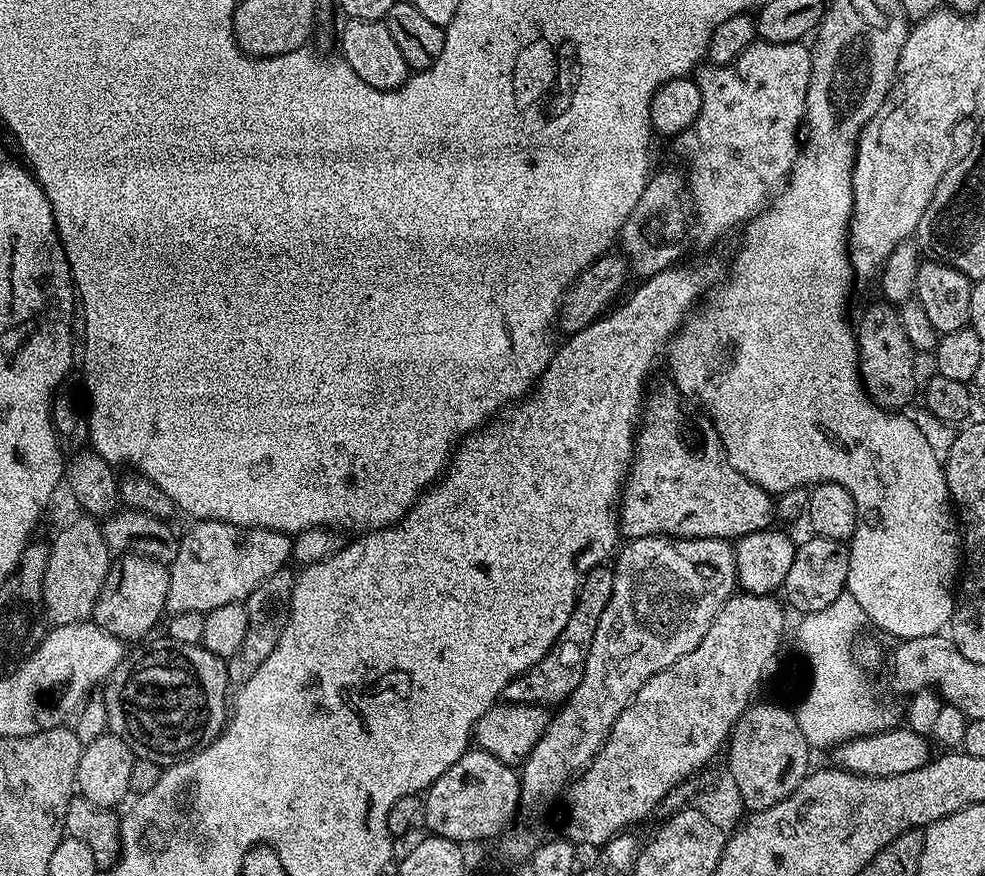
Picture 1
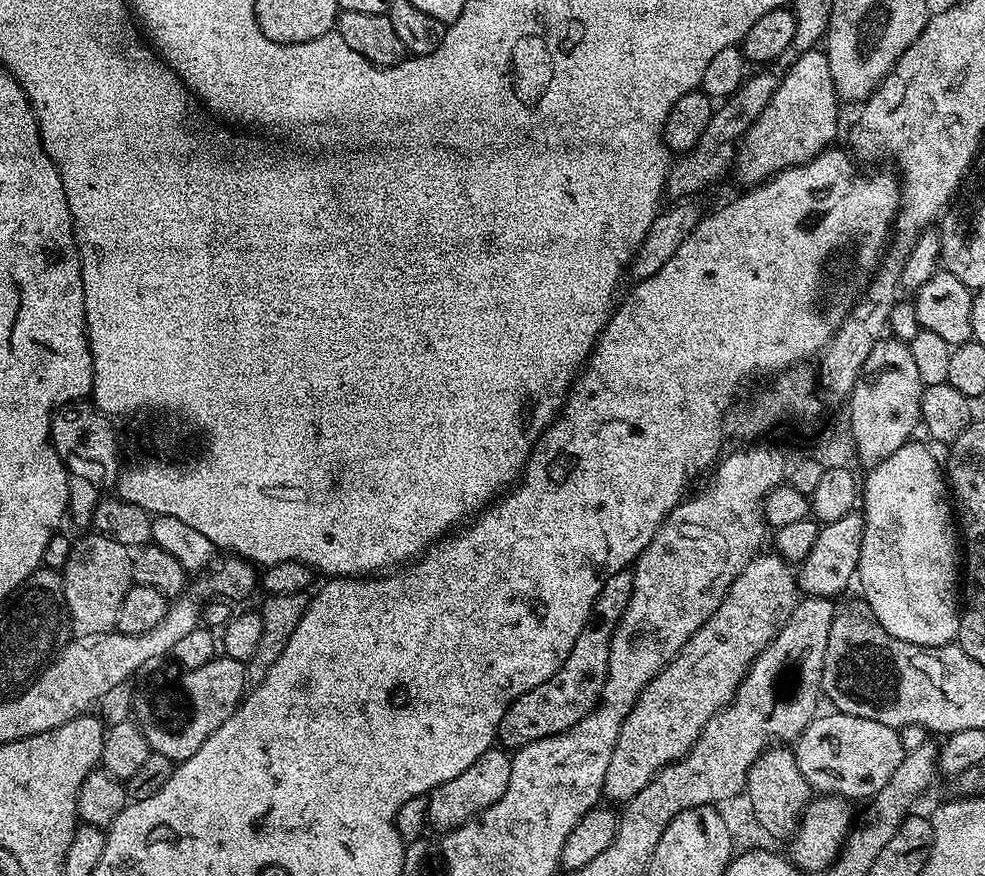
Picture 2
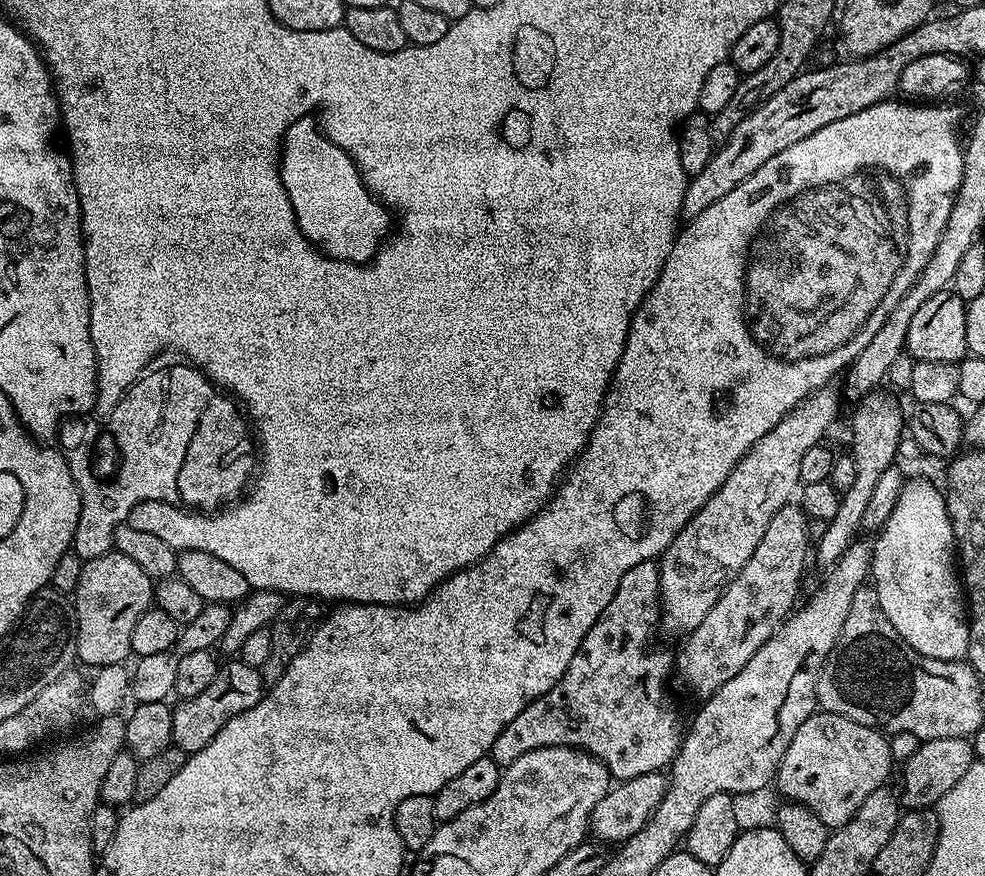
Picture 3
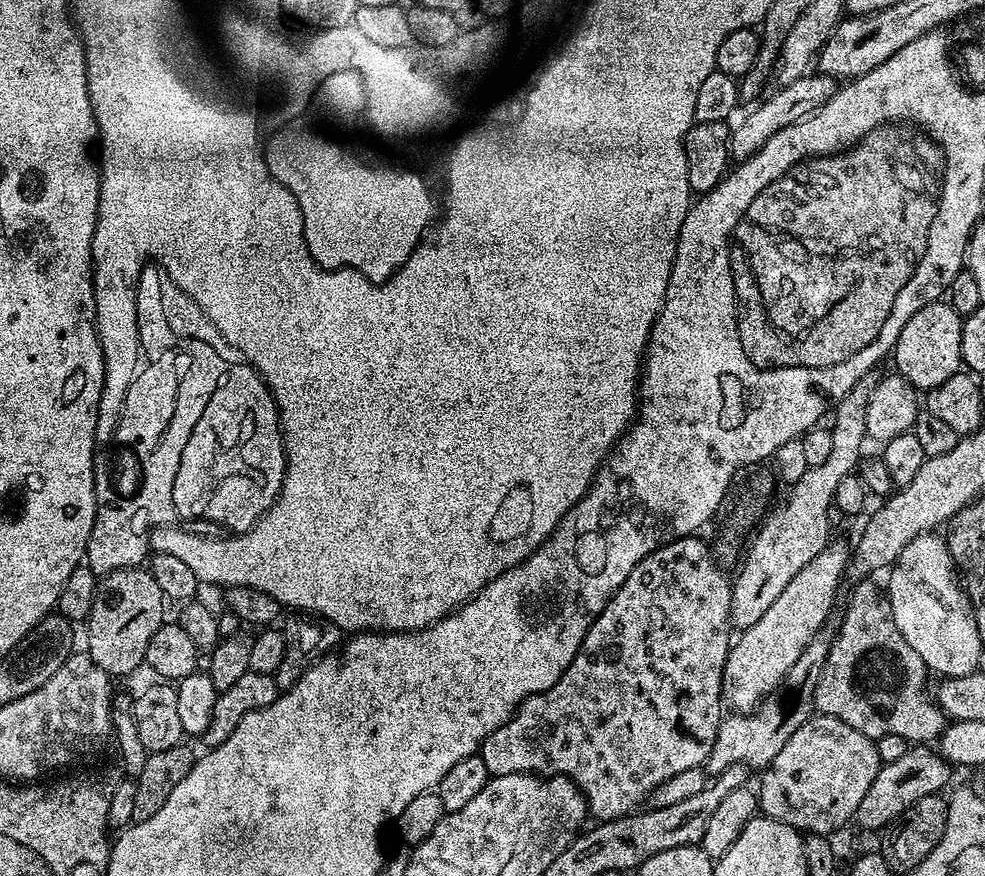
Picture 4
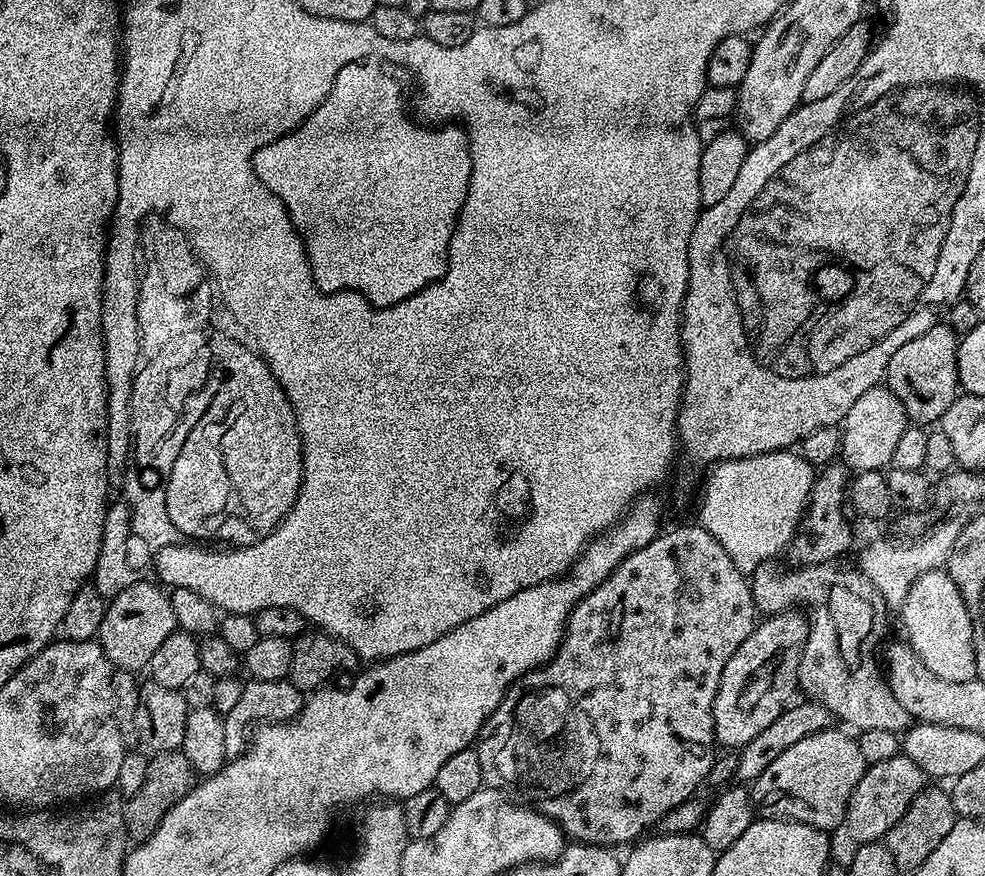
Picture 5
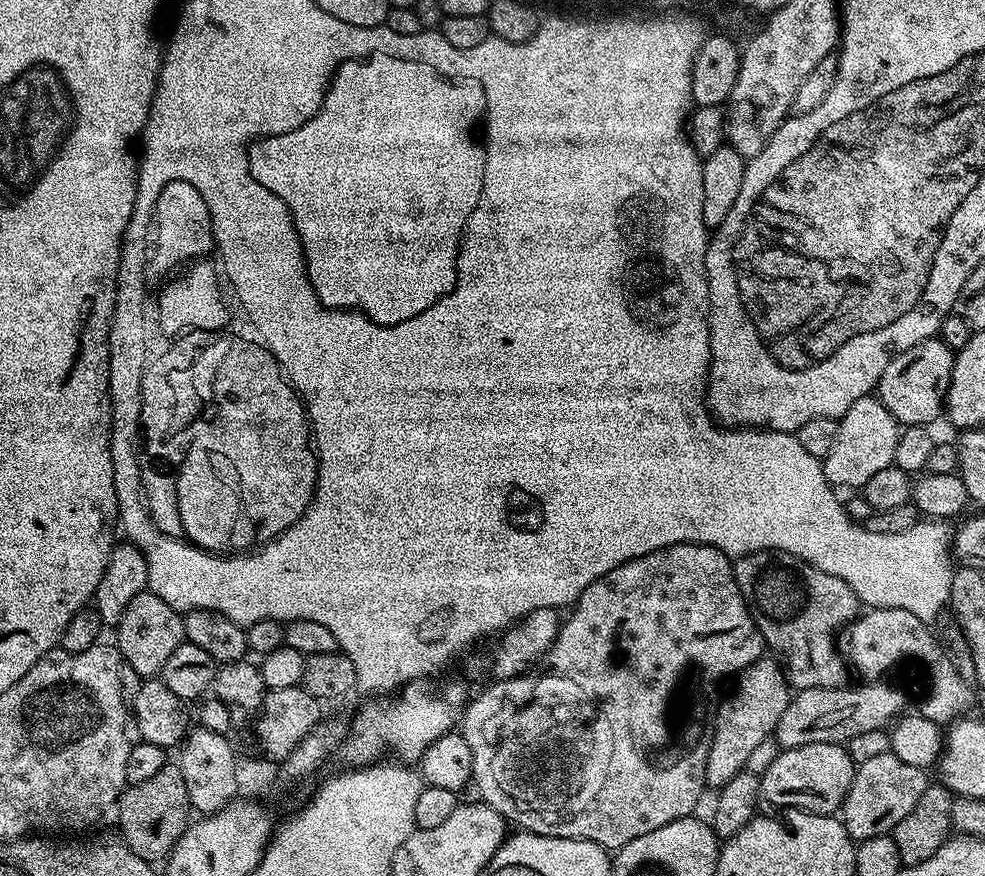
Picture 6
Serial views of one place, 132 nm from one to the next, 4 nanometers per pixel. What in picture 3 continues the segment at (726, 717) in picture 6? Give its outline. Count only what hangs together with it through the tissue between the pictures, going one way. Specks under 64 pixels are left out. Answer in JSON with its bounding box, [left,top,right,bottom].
[814,390,906,566]

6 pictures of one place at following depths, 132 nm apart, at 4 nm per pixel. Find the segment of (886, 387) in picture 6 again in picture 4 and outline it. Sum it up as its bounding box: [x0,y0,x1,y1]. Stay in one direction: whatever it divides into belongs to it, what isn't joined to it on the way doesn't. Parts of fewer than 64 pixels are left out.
[890,299,964,390]

